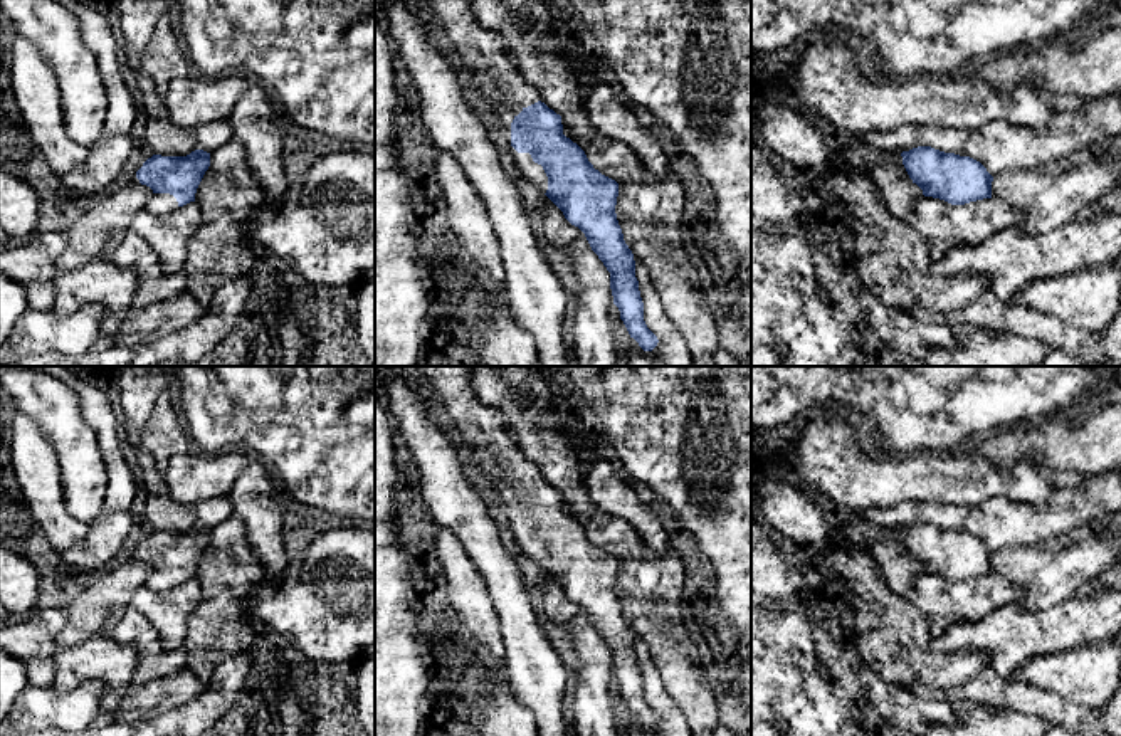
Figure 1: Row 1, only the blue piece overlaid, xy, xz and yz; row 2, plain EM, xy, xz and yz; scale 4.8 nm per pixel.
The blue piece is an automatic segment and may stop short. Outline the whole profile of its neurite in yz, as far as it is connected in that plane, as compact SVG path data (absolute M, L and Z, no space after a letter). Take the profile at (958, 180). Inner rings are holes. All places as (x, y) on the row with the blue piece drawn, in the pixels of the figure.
M931 146L903 151L903 165L924 197L945 200L951 205L992 198L993 176L970 158L945 153Z

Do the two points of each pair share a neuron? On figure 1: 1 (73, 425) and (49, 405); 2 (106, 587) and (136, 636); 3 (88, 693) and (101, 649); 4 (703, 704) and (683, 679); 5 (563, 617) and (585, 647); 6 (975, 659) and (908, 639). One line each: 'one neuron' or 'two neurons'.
1: one neuron
2: two neurons
3: two neurons
4: one neuron
5: two neurons
6: one neuron

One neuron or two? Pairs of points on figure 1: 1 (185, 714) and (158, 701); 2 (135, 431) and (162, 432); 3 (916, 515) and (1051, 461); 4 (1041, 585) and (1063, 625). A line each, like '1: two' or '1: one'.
1: two
2: two
3: two
4: two

